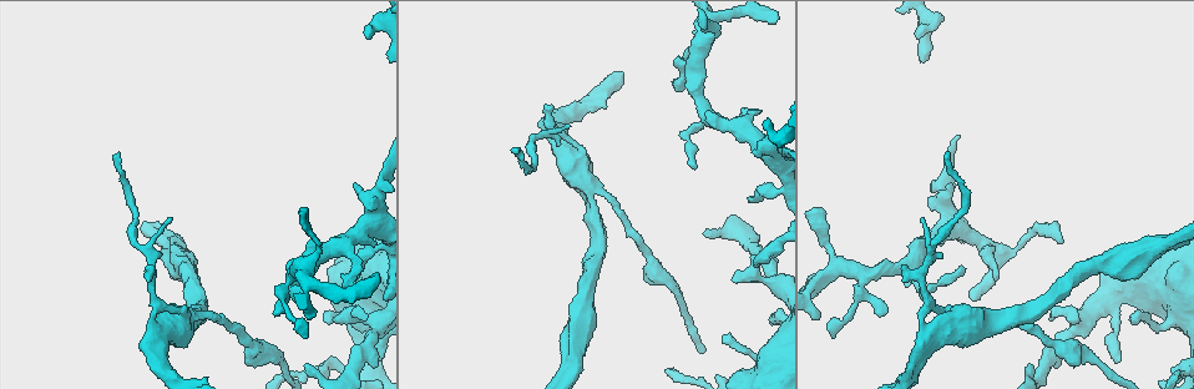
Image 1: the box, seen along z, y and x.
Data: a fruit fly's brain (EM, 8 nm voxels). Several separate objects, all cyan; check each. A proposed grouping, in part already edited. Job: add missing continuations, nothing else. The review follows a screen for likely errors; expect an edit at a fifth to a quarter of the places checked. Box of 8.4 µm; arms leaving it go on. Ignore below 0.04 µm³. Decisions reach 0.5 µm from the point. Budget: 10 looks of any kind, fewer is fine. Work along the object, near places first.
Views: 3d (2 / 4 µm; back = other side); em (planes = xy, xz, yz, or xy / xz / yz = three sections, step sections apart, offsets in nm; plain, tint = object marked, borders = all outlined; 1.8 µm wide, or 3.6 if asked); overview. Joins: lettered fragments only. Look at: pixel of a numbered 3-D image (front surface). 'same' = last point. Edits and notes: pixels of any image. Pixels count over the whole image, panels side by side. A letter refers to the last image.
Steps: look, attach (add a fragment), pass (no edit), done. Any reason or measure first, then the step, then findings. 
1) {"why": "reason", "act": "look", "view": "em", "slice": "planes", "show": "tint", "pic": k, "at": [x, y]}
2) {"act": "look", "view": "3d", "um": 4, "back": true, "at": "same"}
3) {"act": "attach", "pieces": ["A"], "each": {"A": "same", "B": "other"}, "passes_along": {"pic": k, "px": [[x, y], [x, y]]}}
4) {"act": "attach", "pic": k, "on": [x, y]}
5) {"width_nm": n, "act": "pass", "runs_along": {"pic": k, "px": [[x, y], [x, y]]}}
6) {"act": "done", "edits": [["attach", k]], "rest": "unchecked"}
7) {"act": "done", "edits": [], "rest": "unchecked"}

{"why": "free end", "act": "look", "view": "3d", "um": 4, "pic": 1, "at": [697, 166]}

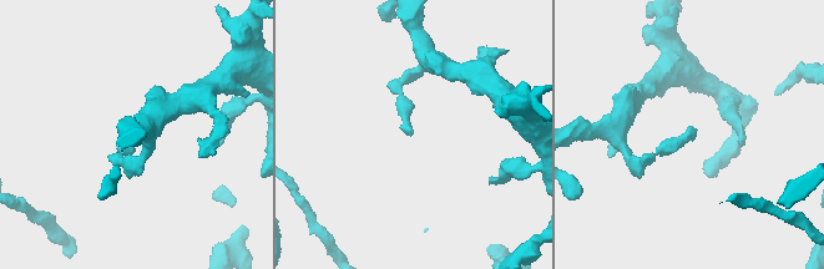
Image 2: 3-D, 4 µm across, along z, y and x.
{"why": "shape alone is not enough", "act": "look", "view": "em", "slice": "planes", "show": "borders", "pic": 2, "at": [696, 130]}

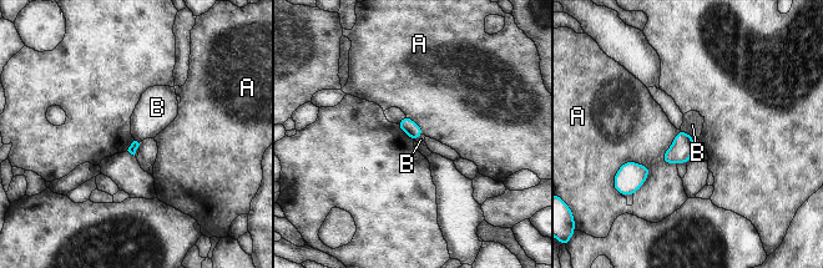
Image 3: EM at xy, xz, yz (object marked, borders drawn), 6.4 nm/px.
{"longest_contact_nm": ["A", 240], "act": "pass", "each": {"A": "other", "B": "other"}, "border": {"pic": 3, "px": [[681, 129], [693, 138]]}, "found": "none of them fits"}

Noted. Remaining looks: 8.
{"why": "stops while still wide", "act": "look", "view": "em", "slice": "planes", "show": "tint", "pic": 1, "at": [354, 187]}

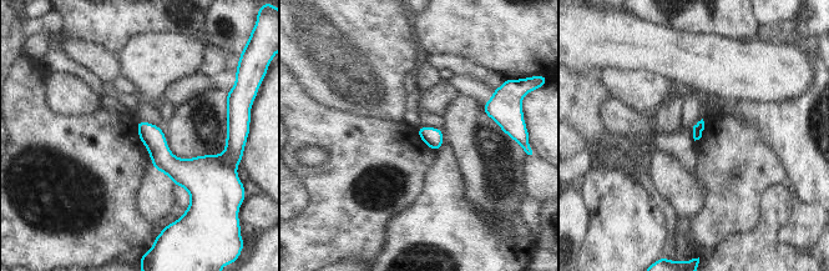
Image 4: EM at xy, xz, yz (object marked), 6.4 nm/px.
{"act": "look", "view": "em", "slice": "planes", "show": "borders", "at": "same"}

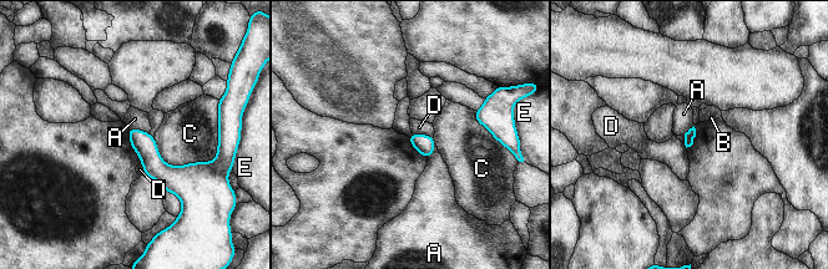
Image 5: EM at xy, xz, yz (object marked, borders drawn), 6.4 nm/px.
{"act": "pass", "each": {"A": "other", "B": "other", "C": "other", "D": "other", "E": "other"}, "runs_along": {"pic": 5, "px": [[131, 131], [166, 172], [201, 166]]}, "found": "no lettered fragment goes on from it"}

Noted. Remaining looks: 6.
{"why": "an open end", "act": "look", "view": "em", "slice": "yz", "step": 4, "show": "borders", "pic": 1, "at": [1060, 240]}

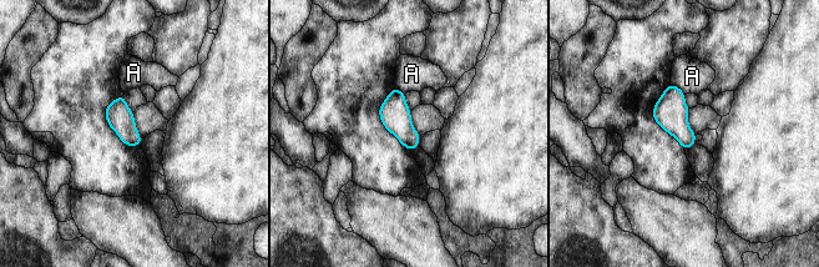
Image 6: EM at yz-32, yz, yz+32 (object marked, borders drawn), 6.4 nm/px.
{"why": "another direction", "act": "look", "view": "em", "slice": "planes", "show": "borders", "at": "same"}

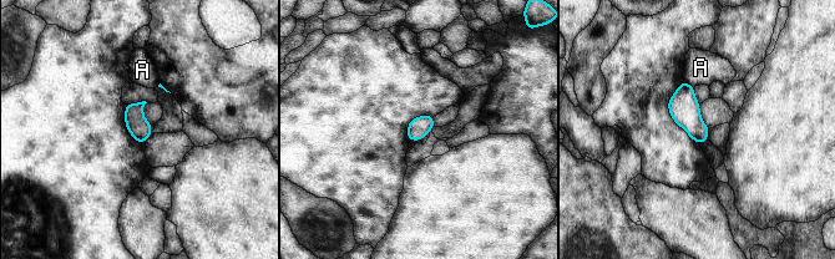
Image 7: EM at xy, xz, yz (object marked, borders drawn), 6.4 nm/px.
{"act": "pass", "each": {"A": "other"}, "border": {"pic": 7, "px": [[684, 80], [693, 87]]}, "found": "none of them fits"}

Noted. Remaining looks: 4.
{"why": "branch stops here", "act": "look", "view": "3d", "um": 2, "pic": 1, "at": [118, 152]}

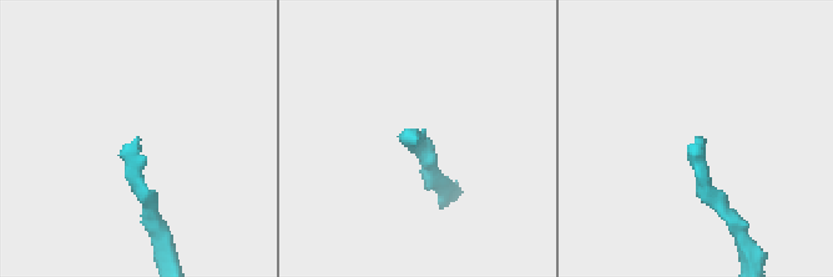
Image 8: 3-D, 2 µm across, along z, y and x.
{"why": "need the tissue", "act": "look", "view": "em", "slice": "planes", "show": "borders", "pic": 8, "at": [698, 137]}

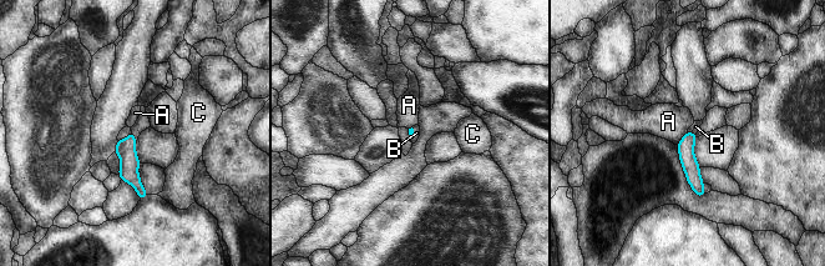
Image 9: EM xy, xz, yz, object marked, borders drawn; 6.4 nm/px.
{"longest_contact_nm": ["B", 90], "act": "attach", "pieces": ["B"], "each": {"A": "other", "B": "same", "C": "other"}, "passes_along": {"pic": 9, "px": [[126, 149], [135, 136], [142, 123]]}, "found": "it goes on there"}

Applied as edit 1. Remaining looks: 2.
{"act": "done", "edits": [["attach", 9]], "rest": "unchecked"}

